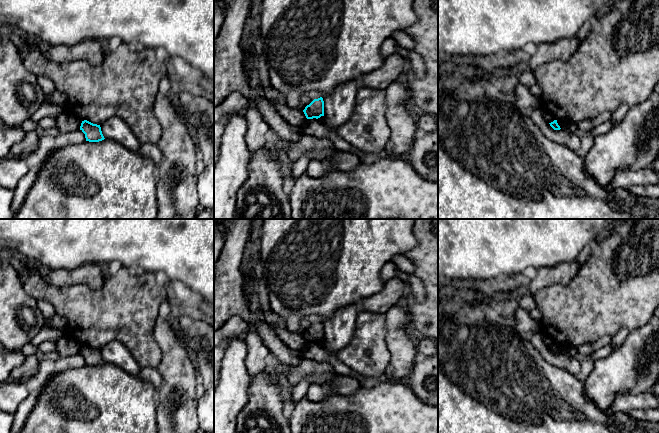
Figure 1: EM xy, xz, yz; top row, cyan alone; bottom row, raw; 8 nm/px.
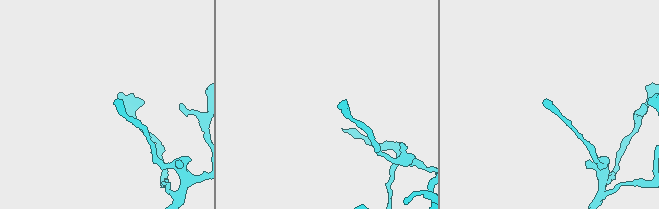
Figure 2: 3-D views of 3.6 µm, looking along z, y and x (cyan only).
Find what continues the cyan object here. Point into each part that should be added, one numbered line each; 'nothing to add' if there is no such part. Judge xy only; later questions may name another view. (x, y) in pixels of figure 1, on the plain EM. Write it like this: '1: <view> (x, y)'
nothing to add

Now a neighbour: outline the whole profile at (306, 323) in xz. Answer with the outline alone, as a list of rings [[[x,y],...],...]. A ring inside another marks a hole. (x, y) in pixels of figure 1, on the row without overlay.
[[[312,315],[312,316],[303,318],[296,332],[303,335],[305,331],[309,329],[314,323],[318,323],[320,321],[321,319],[317,315]]]

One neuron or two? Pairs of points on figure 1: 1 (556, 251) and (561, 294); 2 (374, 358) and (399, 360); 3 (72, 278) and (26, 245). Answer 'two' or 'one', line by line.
1: two
2: two
3: two

